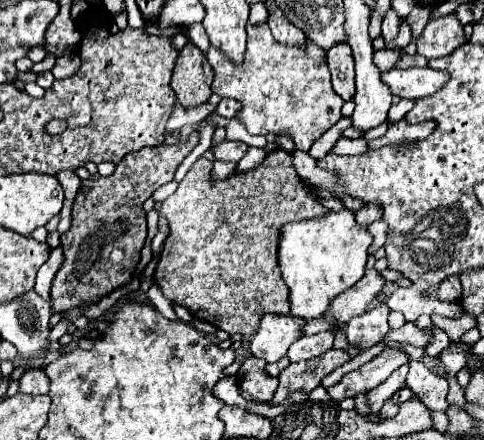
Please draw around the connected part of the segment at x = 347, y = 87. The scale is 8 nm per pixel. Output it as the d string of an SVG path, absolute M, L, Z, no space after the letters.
M336 45L334 49L328 49L328 67L332 73L332 85L334 91L344 99L354 99L356 87L354 87L354 57L352 49L348 45Z

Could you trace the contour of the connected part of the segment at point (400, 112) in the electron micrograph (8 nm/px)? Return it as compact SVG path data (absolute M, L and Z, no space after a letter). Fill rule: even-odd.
M402 99L397 105L392 105L388 112L388 121L397 122L404 118L405 114L413 107L412 99Z

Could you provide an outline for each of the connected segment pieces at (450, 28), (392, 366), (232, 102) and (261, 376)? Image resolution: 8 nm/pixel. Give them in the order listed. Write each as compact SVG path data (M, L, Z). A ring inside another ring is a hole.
M450 13L442 19L432 19L426 25L422 37L418 39L416 49L422 57L432 59L432 57L446 57L464 43L466 37L464 37L462 23L458 21L456 13Z
M386 347L378 357L374 357L372 361L368 361L360 369L346 373L336 385L328 387L326 391L328 391L332 401L356 397L358 393L370 391L370 389L378 387L380 383L384 383L406 361L408 361L408 357L404 355L404 351Z
M222 99L220 105L216 107L216 113L224 119L234 119L240 109L242 109L242 105L236 99Z
M250 357L242 363L238 371L238 383L242 391L250 393L258 401L270 401L270 397L274 397L278 389L278 379L268 377L264 373L264 367L266 367L266 361L258 361L256 357Z

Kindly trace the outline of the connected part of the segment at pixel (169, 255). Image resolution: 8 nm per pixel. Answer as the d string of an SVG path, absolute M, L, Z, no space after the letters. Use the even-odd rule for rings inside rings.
M276 149L268 153L258 167L244 173L232 173L226 179L211 179L212 168L212 161L200 157L184 181L180 181L178 189L162 203L162 215L170 223L170 235L160 253L154 281L160 285L166 299L186 307L196 319L208 321L230 335L252 335L262 315L290 313L288 287L280 275L276 253L280 227L290 221L322 217L328 209L320 205L310 187L302 185L288 151Z

